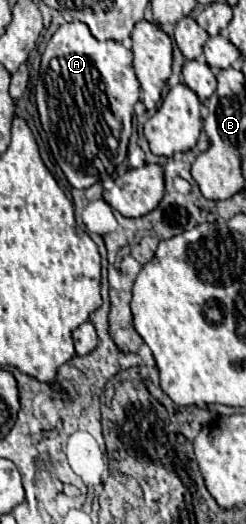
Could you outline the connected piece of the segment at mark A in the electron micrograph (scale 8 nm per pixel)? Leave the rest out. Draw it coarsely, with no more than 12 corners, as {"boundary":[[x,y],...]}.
{"boundary":[[79,21],[35,87],[75,189],[127,157],[139,81],[129,49]]}

